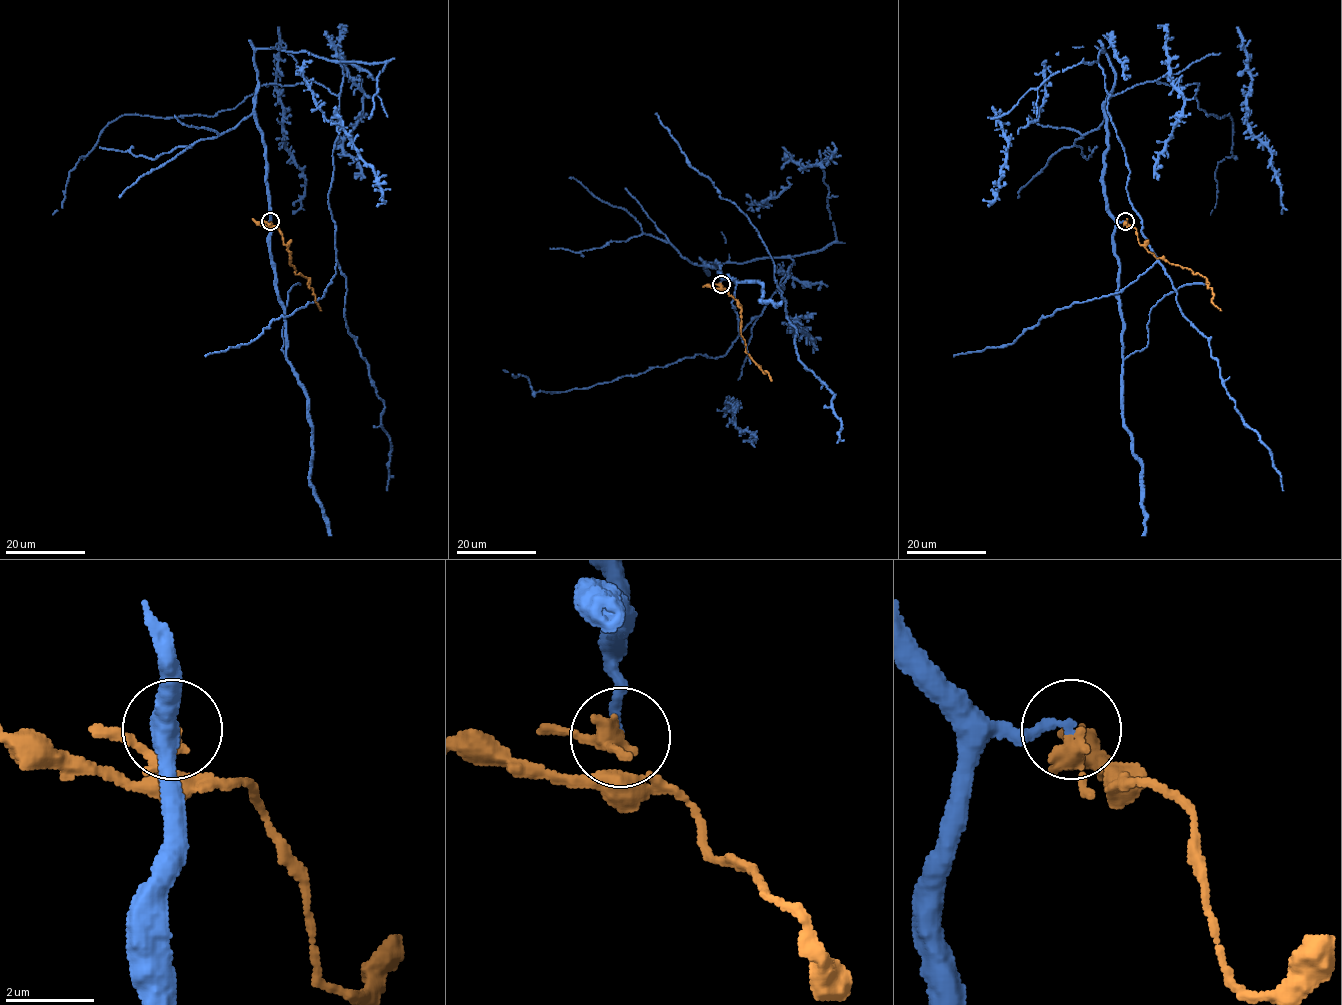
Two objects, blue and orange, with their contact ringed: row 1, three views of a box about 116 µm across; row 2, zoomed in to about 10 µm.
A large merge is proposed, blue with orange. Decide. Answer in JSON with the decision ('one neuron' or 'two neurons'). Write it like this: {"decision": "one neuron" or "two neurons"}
{"decision": "two neurons"}

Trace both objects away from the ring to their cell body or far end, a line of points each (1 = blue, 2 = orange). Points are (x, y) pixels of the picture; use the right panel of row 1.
1: (1125, 222), (1103, 183), (1114, 83), (1103, 49), (1141, 234), (1283, 490)
2: (1125, 222), (1136, 230), (1138, 243), (1156, 258), (1204, 277), (1212, 290), (1211, 301), (1221, 310)

